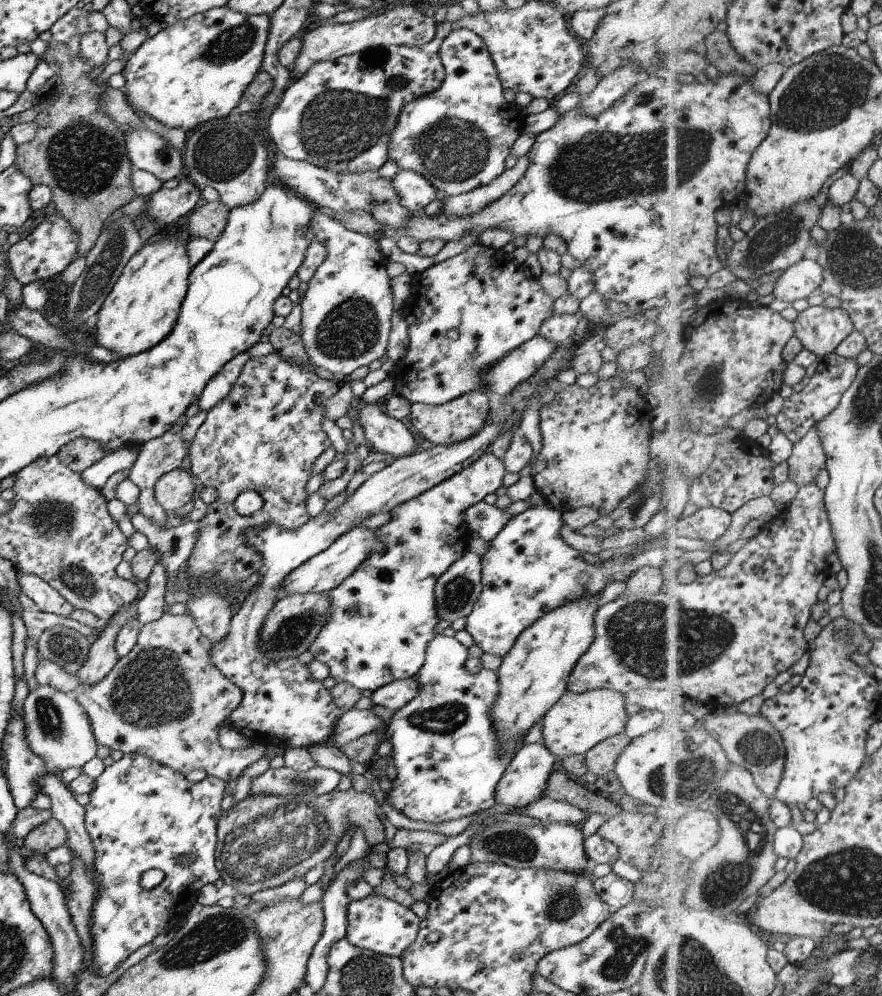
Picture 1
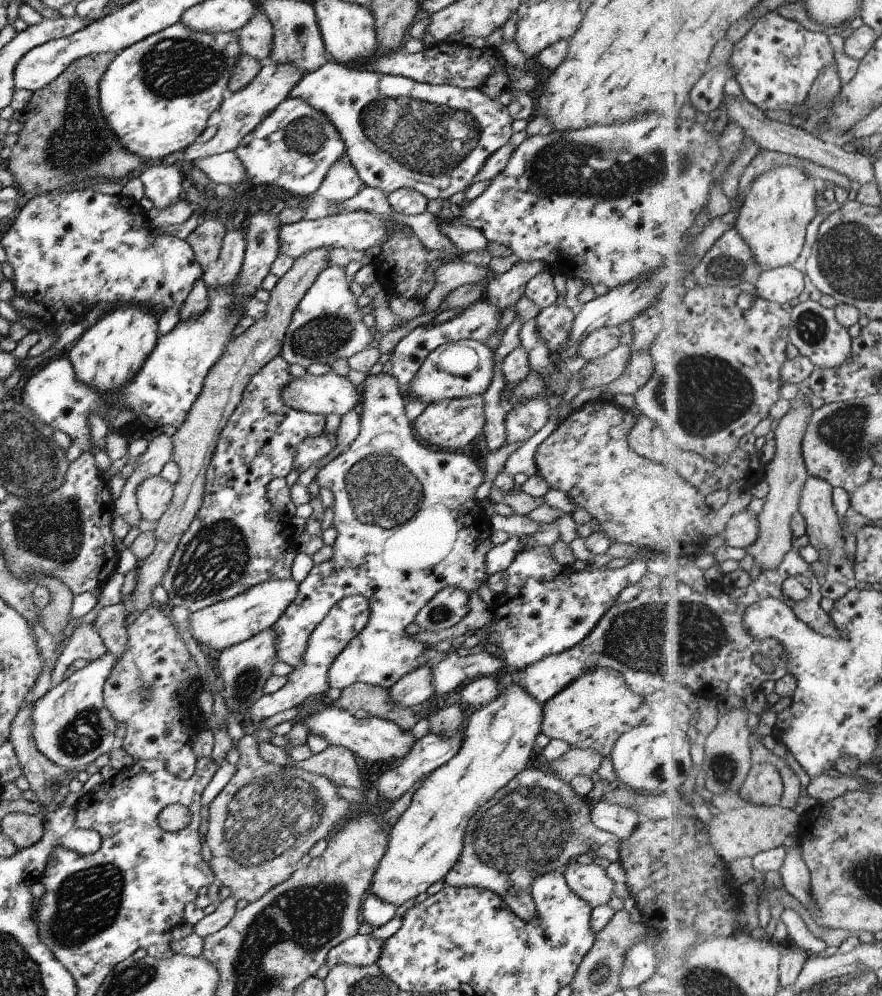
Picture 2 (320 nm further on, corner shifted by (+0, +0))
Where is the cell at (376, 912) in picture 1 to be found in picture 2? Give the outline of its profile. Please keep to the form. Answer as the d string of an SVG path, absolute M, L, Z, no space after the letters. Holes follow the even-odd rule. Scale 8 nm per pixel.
M355 934L333 946L326 955L325 968L328 970L337 964L352 966L372 966L377 962L383 948L383 941L369 934Z

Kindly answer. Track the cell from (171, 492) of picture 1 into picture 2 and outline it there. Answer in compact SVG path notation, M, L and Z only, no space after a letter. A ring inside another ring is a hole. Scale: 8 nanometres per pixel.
M160 475L145 478L135 490L140 520L145 519L155 524L169 507L172 494L172 483L165 481Z

